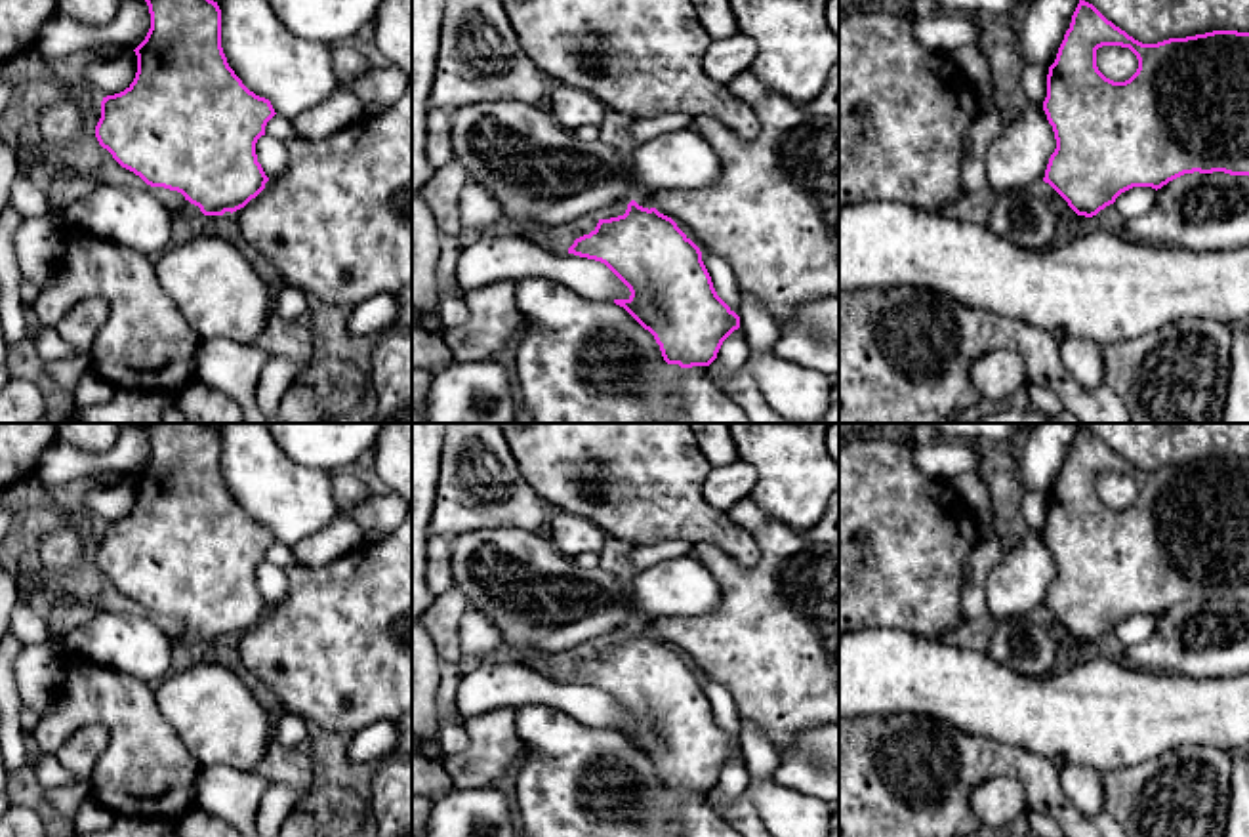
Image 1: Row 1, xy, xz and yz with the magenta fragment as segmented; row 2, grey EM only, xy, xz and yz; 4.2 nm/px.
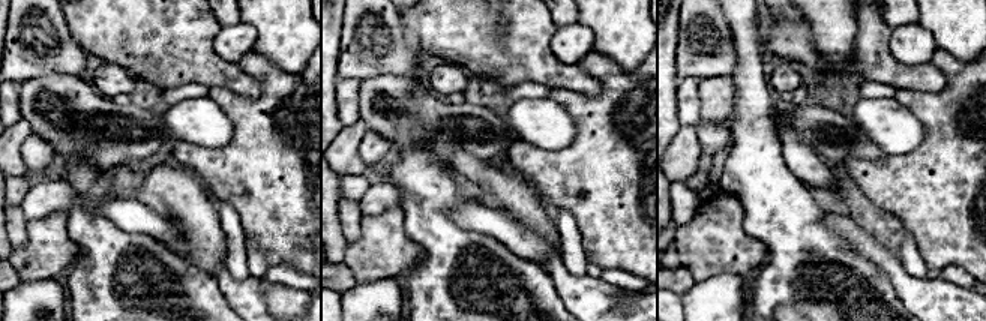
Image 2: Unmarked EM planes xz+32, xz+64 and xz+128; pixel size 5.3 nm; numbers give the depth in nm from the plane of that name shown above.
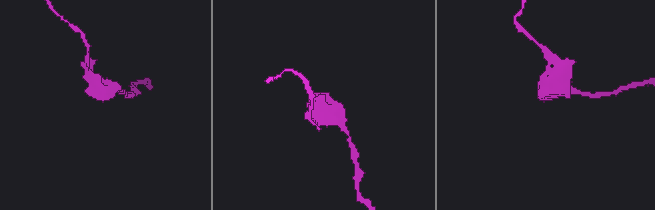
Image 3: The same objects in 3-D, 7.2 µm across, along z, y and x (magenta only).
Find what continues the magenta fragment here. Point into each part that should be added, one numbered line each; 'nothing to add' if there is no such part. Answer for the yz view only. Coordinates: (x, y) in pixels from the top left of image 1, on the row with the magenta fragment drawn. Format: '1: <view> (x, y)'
nothing to add

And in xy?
1: xy (187, 210)

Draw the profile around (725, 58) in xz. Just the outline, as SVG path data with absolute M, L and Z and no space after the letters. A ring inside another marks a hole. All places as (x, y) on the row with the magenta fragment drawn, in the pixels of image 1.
M734 32L717 38L702 55L702 69L719 84L728 84L738 74L749 71L759 46L753 38Z

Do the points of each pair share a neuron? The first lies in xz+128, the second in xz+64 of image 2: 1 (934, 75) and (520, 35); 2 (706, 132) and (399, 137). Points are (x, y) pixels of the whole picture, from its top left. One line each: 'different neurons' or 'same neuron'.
1: same neuron
2: different neurons

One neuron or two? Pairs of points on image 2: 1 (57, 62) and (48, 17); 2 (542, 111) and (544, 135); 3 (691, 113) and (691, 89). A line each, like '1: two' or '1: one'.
1: one
2: one
3: one

